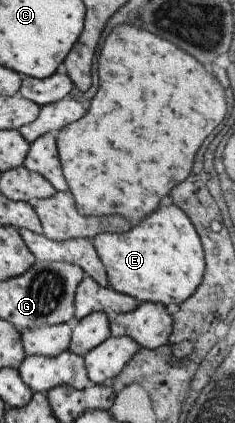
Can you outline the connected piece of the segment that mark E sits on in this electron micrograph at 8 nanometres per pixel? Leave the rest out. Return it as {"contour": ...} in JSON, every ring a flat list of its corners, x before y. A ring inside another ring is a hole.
{"contour":[[174,203,158,207,124,233,99,233,92,240,107,271,109,287,138,301,180,305,202,281,206,260,201,239,186,212]]}

